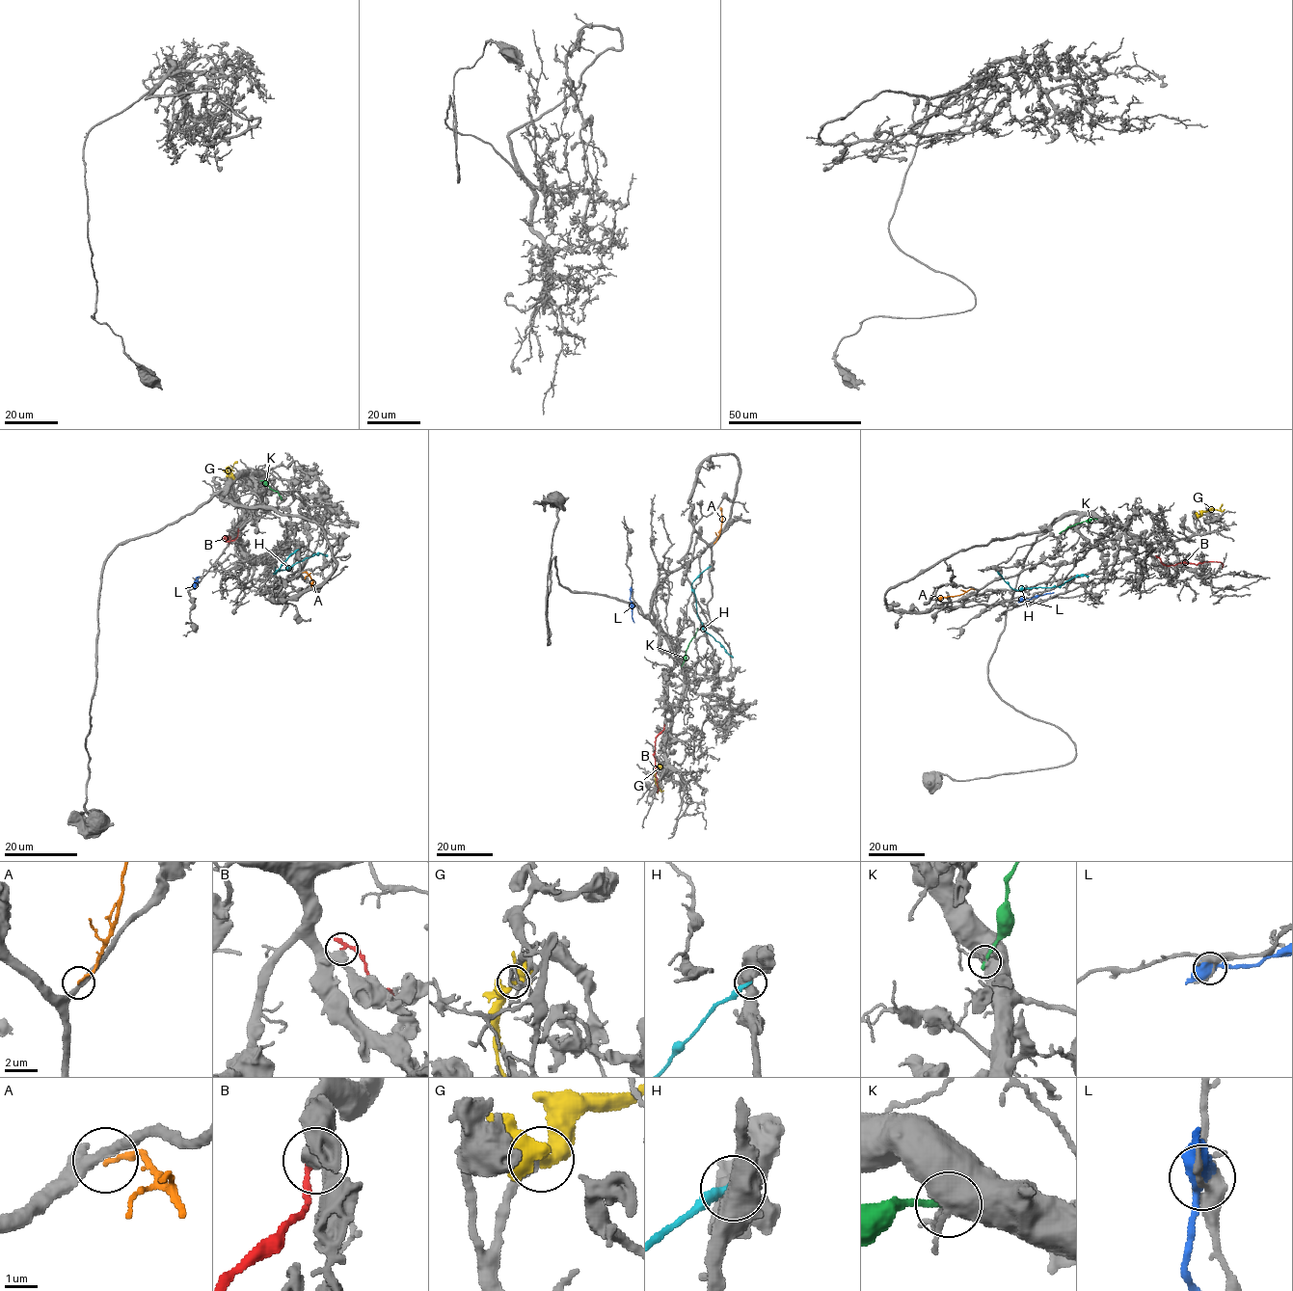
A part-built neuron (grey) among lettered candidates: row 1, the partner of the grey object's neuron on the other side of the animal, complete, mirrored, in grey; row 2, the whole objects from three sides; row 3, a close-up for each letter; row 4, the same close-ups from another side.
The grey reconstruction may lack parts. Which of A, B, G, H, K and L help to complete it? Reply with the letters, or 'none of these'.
G

